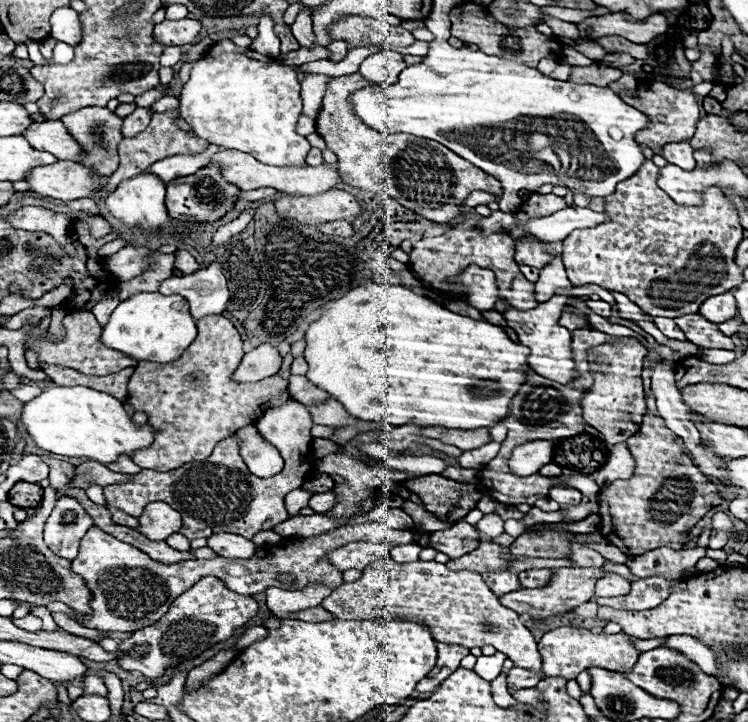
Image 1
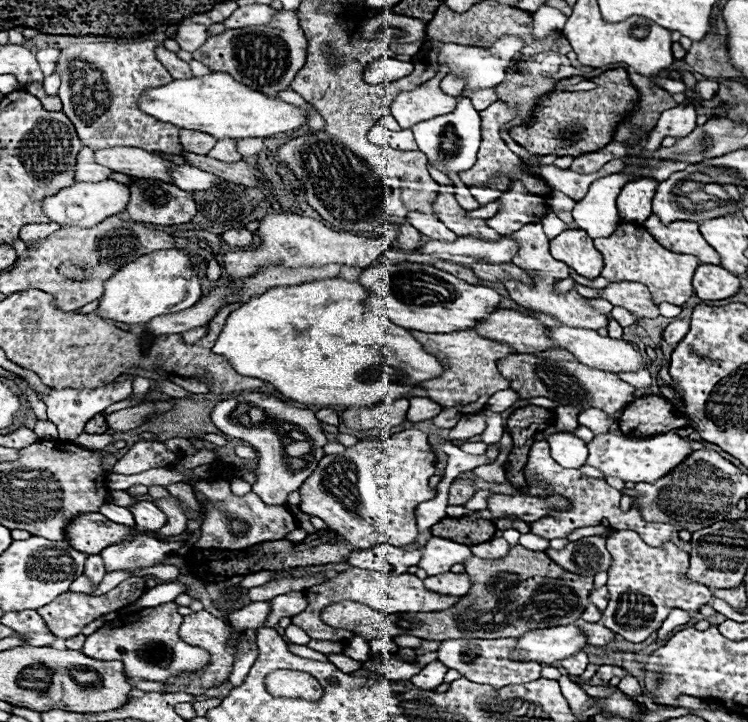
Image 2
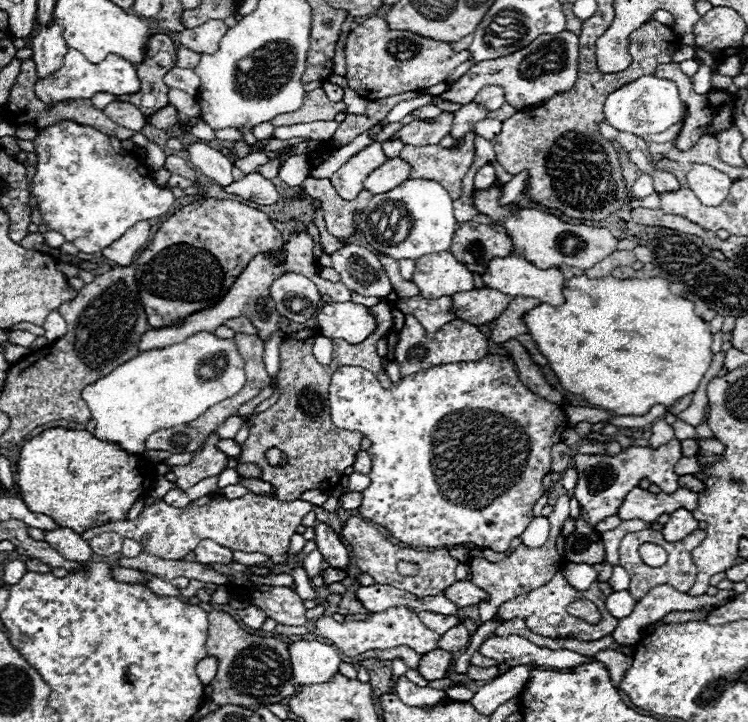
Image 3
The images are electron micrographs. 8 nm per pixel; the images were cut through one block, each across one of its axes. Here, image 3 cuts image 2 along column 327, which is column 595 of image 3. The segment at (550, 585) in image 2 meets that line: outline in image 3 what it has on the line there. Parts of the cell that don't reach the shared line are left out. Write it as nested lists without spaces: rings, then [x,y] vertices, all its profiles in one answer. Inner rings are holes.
[[[580,600],[580,602],[570,604],[570,606],[568,606],[568,612],[570,612],[572,616],[582,618],[584,622],[590,622],[590,624],[600,622],[600,618],[602,618],[600,612],[598,612],[598,608],[596,608],[592,602],[586,602],[586,600]]]

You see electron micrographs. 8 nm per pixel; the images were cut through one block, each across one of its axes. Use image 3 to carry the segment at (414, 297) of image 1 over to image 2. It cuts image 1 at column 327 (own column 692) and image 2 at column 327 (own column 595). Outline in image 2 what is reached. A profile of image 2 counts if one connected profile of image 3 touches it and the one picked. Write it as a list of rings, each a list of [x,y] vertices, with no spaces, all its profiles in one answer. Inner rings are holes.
[[[342,278],[274,286],[250,298],[228,316],[212,351],[228,358],[238,374],[270,382],[278,392],[296,402],[320,406],[374,406],[392,398],[402,398],[416,382],[442,374],[442,364],[432,354],[424,352],[422,344],[418,344],[406,328],[364,308],[362,302],[366,296],[368,292],[358,282]]]

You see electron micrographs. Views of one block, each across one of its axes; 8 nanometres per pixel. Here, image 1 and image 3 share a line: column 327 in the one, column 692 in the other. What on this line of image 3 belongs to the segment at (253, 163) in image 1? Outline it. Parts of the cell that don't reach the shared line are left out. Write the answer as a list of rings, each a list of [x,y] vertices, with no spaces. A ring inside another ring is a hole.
[[[694,164],[692,170],[686,174],[686,180],[688,188],[694,190],[694,194],[704,206],[722,204],[732,186],[732,180],[724,172],[708,164]]]

